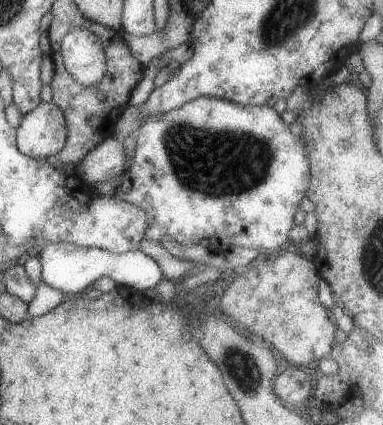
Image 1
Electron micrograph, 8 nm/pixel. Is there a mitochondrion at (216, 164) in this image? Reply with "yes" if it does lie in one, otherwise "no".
yes

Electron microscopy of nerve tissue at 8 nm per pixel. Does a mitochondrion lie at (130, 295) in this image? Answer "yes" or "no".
no

